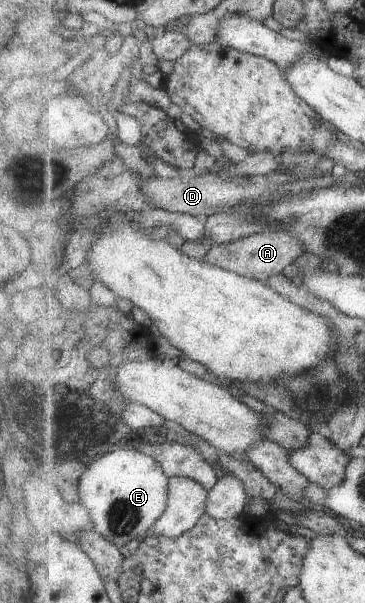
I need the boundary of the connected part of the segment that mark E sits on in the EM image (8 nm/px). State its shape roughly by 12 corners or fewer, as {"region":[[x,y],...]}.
{"region":[[119,448],[79,492],[95,529],[135,545],[169,504],[156,458]]}

